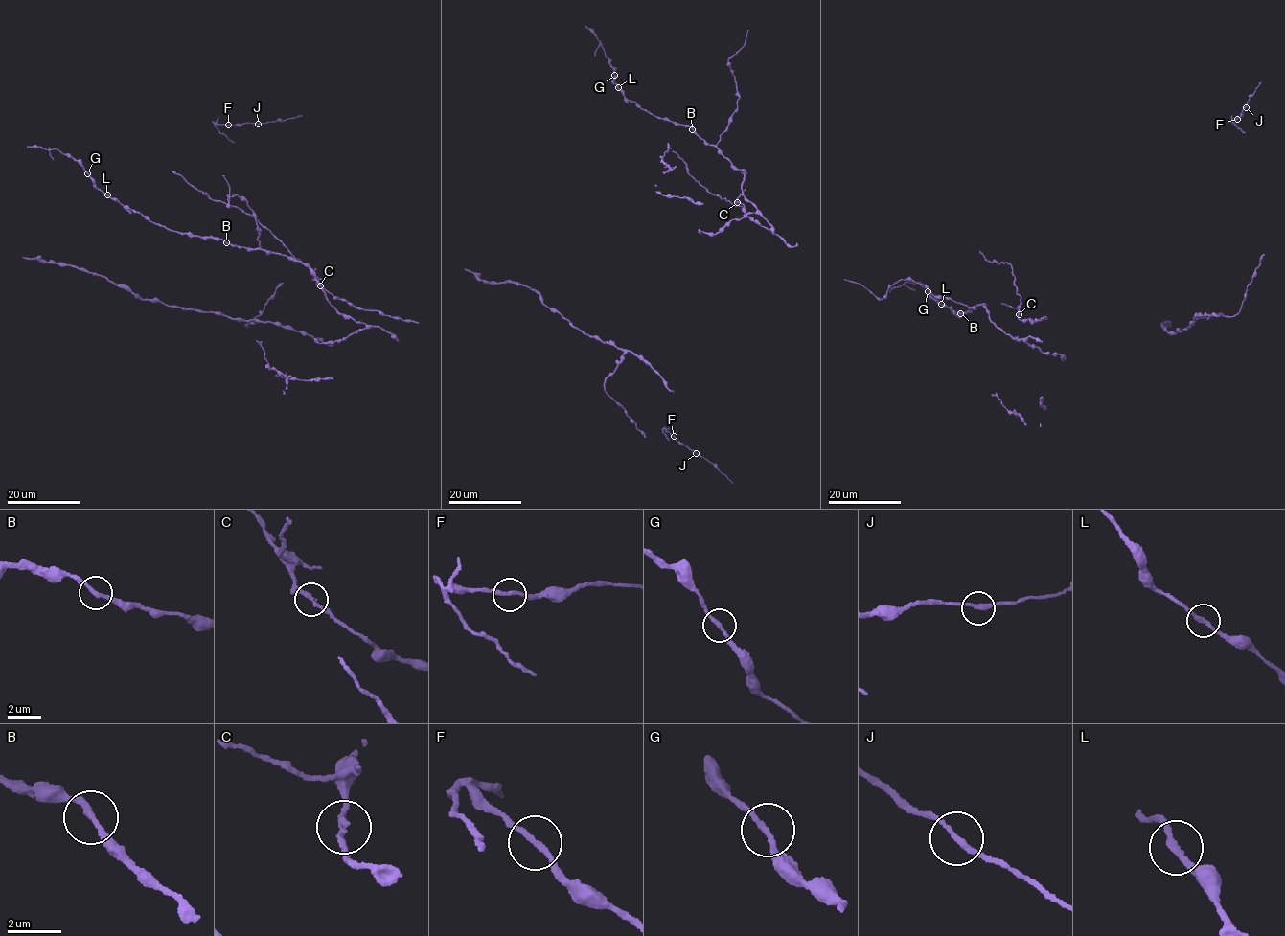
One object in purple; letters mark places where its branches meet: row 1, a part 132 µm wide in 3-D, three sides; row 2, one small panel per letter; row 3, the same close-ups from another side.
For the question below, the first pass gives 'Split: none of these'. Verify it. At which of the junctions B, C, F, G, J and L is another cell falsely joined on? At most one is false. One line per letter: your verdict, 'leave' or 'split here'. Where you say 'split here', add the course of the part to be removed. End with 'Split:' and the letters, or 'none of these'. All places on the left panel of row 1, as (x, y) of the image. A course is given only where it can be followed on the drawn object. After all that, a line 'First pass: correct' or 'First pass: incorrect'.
B: leave
C: split here; course (320, 285), (306, 264), (258, 220), (236, 207), (214, 200), (172, 171)
F: leave
G: leave
J: leave
L: leave
Split: C
First pass: incorrect

